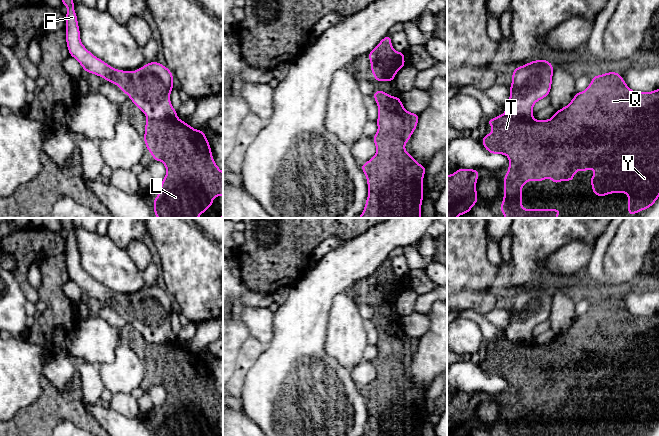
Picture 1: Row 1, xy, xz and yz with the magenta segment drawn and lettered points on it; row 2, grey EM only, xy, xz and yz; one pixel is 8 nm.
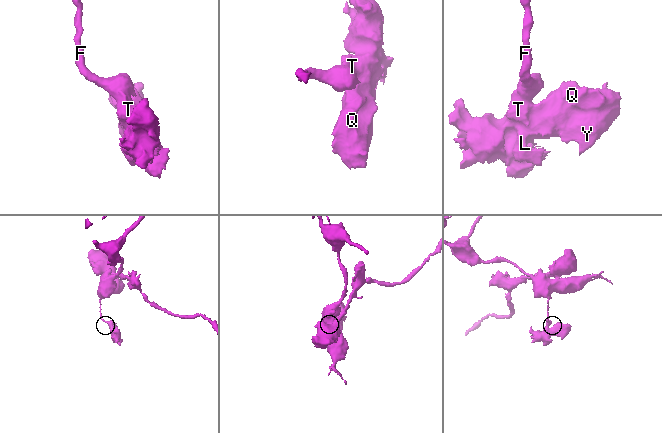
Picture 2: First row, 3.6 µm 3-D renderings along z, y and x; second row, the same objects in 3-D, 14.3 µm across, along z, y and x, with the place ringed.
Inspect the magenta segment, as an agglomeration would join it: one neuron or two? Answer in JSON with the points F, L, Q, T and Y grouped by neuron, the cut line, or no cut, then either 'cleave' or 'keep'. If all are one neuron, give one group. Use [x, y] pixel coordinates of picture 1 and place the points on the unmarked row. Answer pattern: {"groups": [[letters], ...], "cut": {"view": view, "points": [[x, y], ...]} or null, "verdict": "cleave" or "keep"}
{"groups": [["F"], ["L", "Q", "T", "Y"]], "cut": {"view": "xz", "points": [[374, 286], [385, 285], [388, 290]]}, "verdict": "cleave"}

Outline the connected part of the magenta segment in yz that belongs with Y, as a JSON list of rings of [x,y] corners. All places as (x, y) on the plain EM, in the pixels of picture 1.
[[[615,295],[607,296],[603,299],[595,299],[591,304],[588,312],[582,316],[577,316],[571,326],[555,335],[552,342],[548,344],[531,343],[513,343],[506,337],[498,339],[493,343],[487,344],[487,349],[492,350],[492,356],[486,358],[482,362],[482,369],[491,378],[506,378],[509,383],[508,396],[504,398],[504,421],[500,429],[501,436],[562,436],[561,433],[523,433],[522,432],[522,410],[527,405],[545,405],[547,401],[554,406],[555,409],[559,405],[573,405],[574,398],[579,393],[583,397],[587,393],[594,394],[594,400],[590,402],[589,406],[592,408],[592,416],[596,420],[603,421],[611,417],[627,417],[628,418],[628,436],[641,436],[649,433],[659,422],[659,313],[651,316],[636,316],[631,314],[625,307],[620,298]]]

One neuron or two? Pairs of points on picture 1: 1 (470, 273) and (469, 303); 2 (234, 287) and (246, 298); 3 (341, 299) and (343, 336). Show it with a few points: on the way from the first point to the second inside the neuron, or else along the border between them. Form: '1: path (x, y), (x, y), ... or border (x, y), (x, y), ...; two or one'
1: border (489, 289), (468, 290), (457, 293); two
2: path (237, 290), (243, 295); one
3: path (343, 308), (343, 327); one

